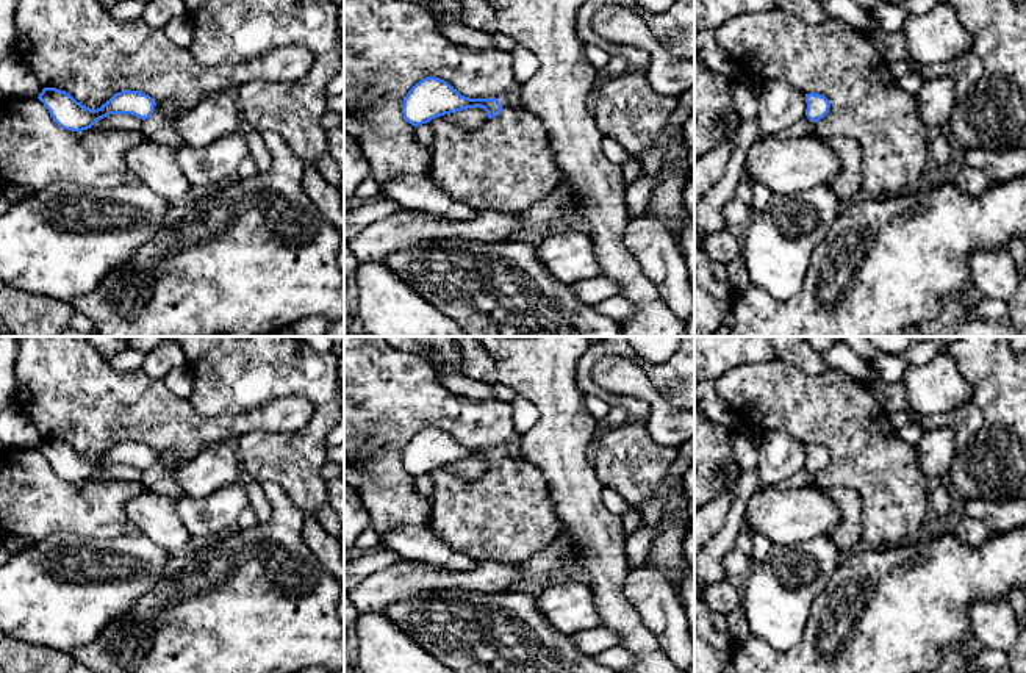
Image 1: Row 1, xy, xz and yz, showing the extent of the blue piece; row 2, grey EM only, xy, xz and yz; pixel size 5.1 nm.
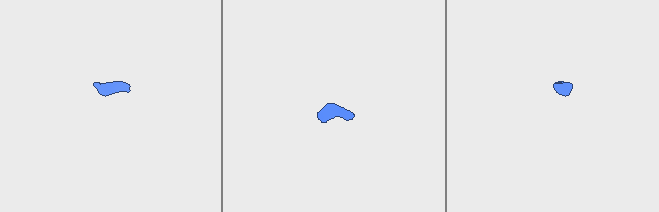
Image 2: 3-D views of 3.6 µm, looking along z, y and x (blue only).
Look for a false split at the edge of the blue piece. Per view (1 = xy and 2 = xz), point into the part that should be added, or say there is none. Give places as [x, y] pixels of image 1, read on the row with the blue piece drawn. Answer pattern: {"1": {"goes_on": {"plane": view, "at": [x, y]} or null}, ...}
{"1": {"goes_on": null}, "2": {"goes_on": {"plane": "xz", "at": [502, 99]}}}

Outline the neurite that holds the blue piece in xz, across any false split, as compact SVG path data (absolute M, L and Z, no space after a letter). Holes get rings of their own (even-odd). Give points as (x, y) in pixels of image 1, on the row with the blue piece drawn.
M427 77L408 91L402 103L402 114L405 122L418 127L435 117L475 106L483 108L488 113L488 119L491 119L508 106L508 100L505 95L469 99L461 95L447 81Z

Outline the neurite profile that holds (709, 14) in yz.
M694 0L694 28L716 30L737 16L774 8L774 0Z

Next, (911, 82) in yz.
M909 70L904 77L898 80L901 89L913 97L917 95L923 83L924 78L915 70Z

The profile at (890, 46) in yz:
M871 28L871 30L857 30L860 34L866 36L885 63L893 61L907 61L907 50L904 45L902 33L890 33L882 28Z

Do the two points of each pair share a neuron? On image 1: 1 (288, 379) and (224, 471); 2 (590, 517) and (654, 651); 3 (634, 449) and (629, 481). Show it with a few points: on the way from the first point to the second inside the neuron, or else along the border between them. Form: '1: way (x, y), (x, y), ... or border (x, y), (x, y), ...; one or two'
1: border (233, 445), (246, 479); two
2: way (599, 550), (607, 567), (610, 604), (623, 619); one
3: way (632, 457), (632, 473); one

